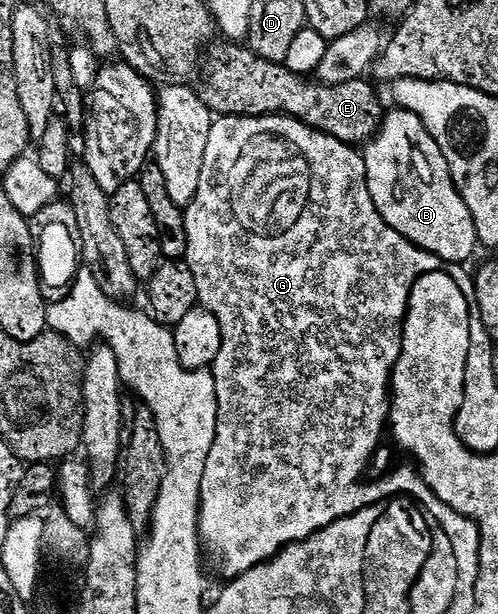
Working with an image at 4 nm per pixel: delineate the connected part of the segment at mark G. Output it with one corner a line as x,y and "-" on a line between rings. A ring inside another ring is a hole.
268,115
268,116
219,116
214,121
209,130
209,143
205,145
205,166
201,166
201,183
197,186
197,194
193,198
193,202
188,204
185,209
185,230
187,231
187,255
185,262
193,270
193,278
197,278
197,290
199,291
199,304
206,308
207,311
212,312
219,320
221,326
221,354
217,354
213,365
215,373
215,389
217,390
217,430
213,438
213,446
209,450
209,458
205,458
205,474
201,478
201,498
199,499
199,538
202,547
215,560
220,560
223,563
223,572
227,578
234,578
245,574
249,570
253,570
259,564
265,564
268,560
272,560
280,552
281,549
289,547
290,544
301,542
305,538
309,538
313,534
317,534
325,526
329,526
333,522
337,522
341,518
351,516
355,512
362,513
363,503
373,492
372,485
365,482
359,484
359,479
367,472
367,463
371,460
371,455
379,448
379,443
383,440
383,432
388,431
389,417
391,415
391,398
392,393
389,391
391,387
391,373
394,369
395,363
399,361
399,355
403,352
403,320
407,317
407,307
409,306
409,298
411,297
413,287
417,282
424,277
426,273
441,273
445,271
451,277
452,281
456,283
456,287
460,287
461,302
467,307
474,307
476,302
475,282
474,277
467,272
464,265
448,264
446,265
443,260
437,258
436,255
429,254
427,251
421,250
417,245
410,244
401,234
397,234
397,230
393,230
381,218
381,214
377,210
377,206
373,206
373,198
369,194
369,186
367,185
367,175
365,174
365,162
362,155
352,145
343,144
331,136
327,136
323,132
316,132
309,125
303,124
297,119
292,119
287,115
-
227,136
235,136
235,145
232,148
227,148
-
257,140
263,144
263,148
257,148
-
239,156
257,156
255,162
265,162
265,170
261,170
259,180
261,182
269,182
273,174
283,174
281,170
285,168
285,172
291,170
291,162
293,166
305,166
307,170
307,194
305,194
305,202
303,208
297,216
237,216
235,206
233,206
233,166
235,162
239,162

